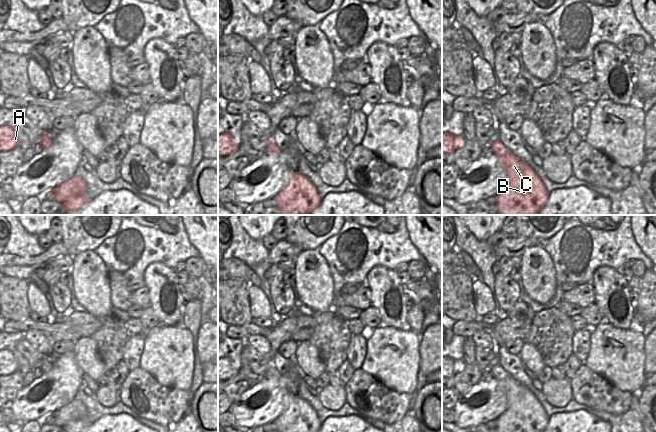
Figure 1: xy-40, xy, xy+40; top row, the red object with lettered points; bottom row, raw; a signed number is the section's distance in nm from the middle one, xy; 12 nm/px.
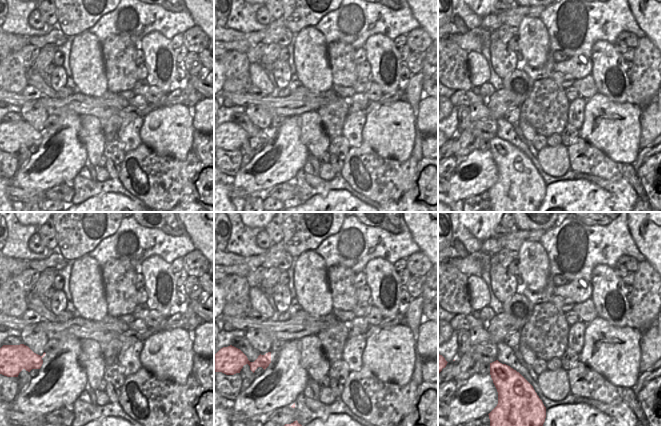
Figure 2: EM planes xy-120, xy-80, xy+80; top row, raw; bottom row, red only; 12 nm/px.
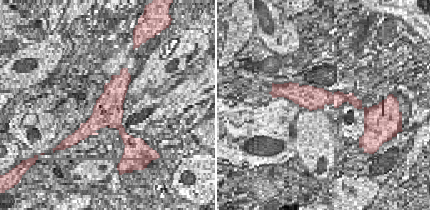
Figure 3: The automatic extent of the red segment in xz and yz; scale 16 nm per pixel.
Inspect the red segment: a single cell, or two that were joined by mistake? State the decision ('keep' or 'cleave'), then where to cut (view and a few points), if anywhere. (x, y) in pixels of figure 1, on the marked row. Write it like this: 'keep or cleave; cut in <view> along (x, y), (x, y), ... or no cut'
keep; no cut

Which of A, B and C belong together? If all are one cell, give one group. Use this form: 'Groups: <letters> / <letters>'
Groups: A B C

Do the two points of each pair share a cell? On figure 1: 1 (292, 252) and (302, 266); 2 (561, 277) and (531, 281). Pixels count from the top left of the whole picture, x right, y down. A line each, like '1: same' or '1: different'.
1: different
2: different

